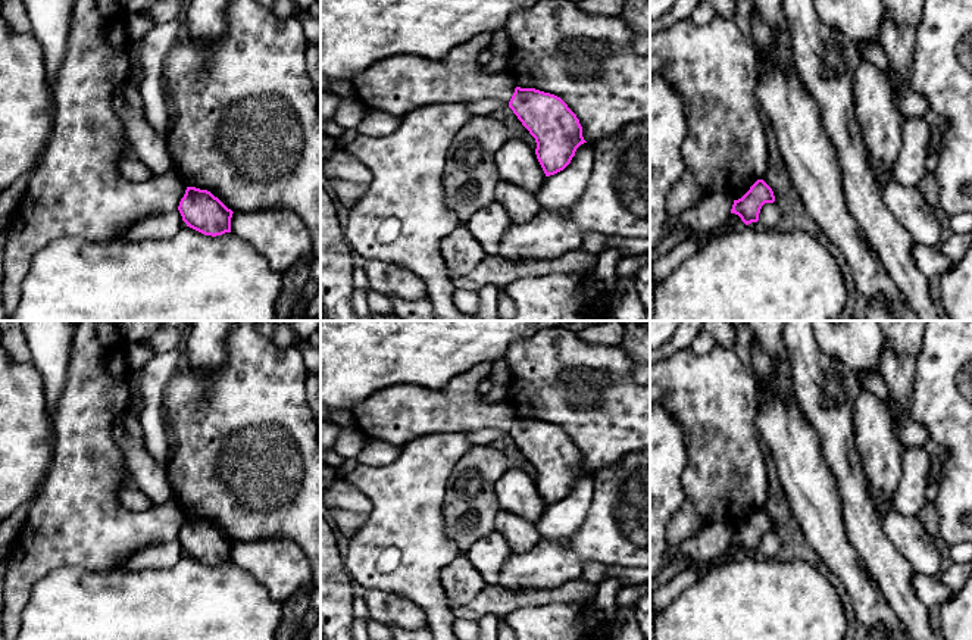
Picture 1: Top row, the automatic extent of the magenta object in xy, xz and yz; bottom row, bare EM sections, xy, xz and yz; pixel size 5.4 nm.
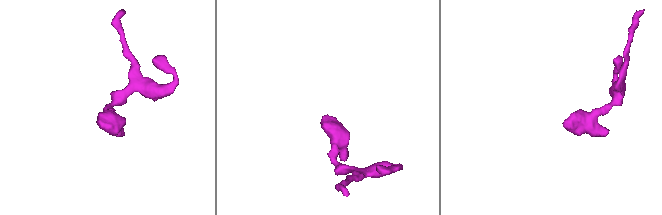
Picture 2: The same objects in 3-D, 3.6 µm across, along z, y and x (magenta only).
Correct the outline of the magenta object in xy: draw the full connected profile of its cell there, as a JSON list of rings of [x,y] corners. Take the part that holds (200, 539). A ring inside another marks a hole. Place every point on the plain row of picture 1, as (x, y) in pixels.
[[[187,516],[178,540],[187,556],[204,565],[231,562],[232,540],[207,519]]]

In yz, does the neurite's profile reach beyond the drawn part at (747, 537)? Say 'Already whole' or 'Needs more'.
Already whole

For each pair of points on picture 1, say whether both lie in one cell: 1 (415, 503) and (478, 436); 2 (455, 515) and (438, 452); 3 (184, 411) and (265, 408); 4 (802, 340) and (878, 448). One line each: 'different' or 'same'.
1: different
2: different
3: same
4: different

